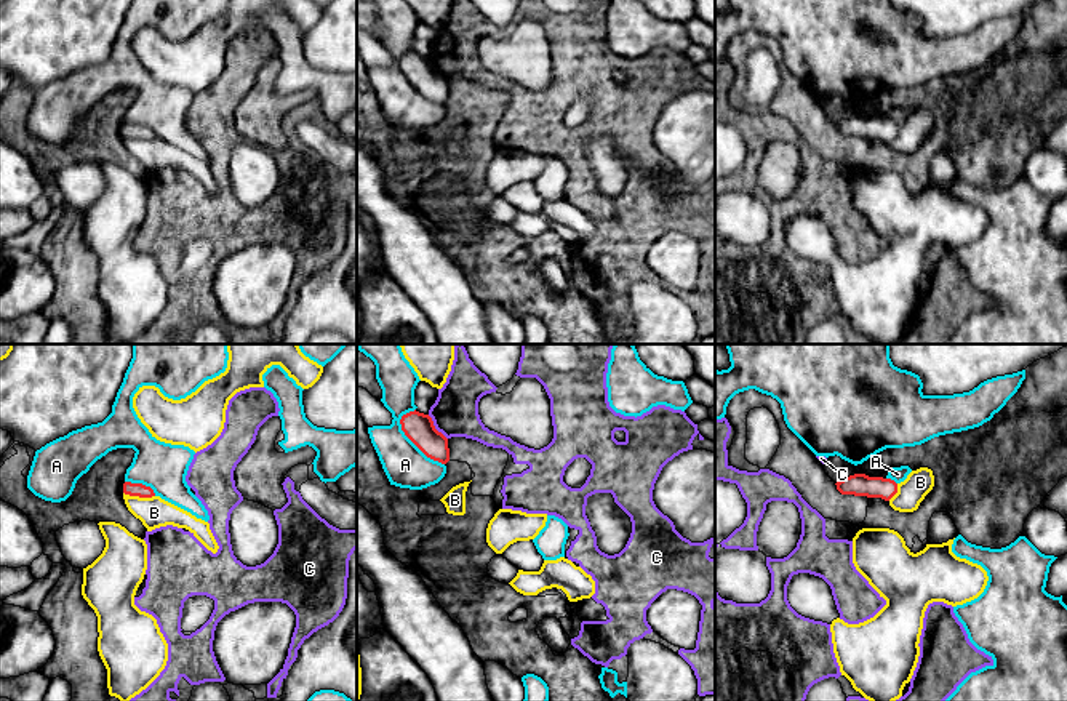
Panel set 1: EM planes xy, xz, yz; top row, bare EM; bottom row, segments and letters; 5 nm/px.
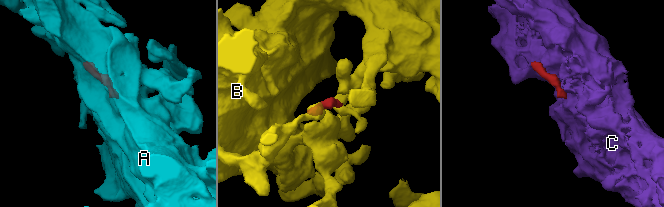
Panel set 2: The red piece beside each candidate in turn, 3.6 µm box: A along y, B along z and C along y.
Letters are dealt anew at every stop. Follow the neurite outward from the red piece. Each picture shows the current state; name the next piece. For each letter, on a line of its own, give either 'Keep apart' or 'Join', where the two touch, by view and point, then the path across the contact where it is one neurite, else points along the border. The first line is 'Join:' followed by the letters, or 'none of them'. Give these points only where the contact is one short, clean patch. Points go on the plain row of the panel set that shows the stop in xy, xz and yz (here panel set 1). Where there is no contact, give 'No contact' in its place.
Join: none of them
A: Keep apart. Touches red at xz (415, 85)
B: Keep apart. Touches red at xy (139, 138). Boundary: xy (123, 133), (133, 138), (154, 138)
C: Keep apart. Touches red at xz (434, 69)

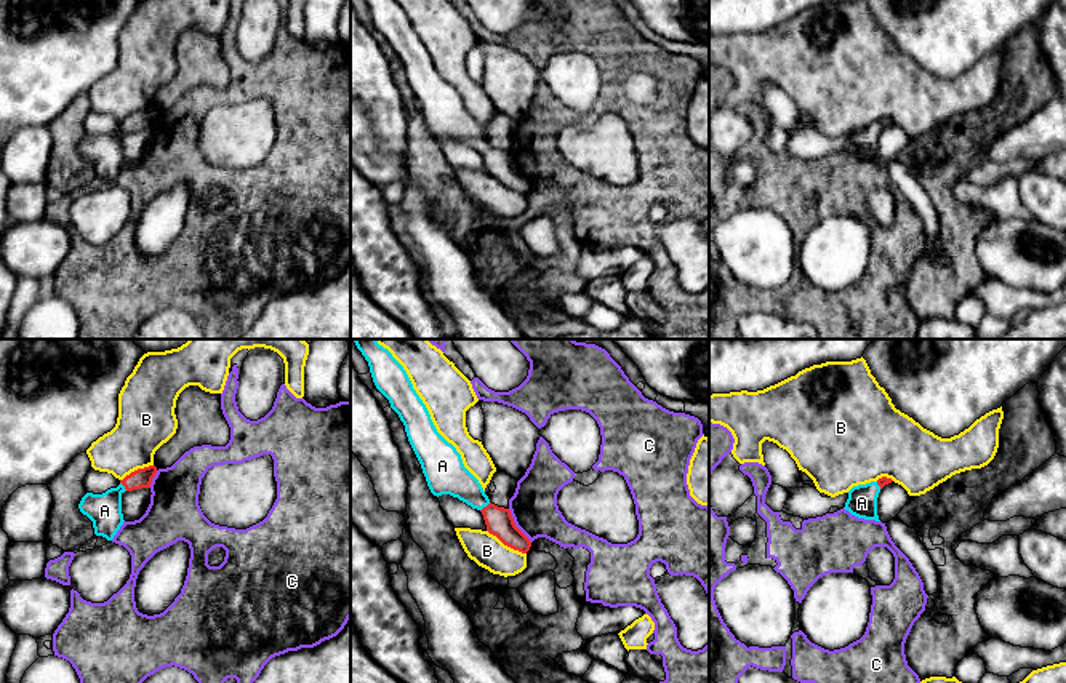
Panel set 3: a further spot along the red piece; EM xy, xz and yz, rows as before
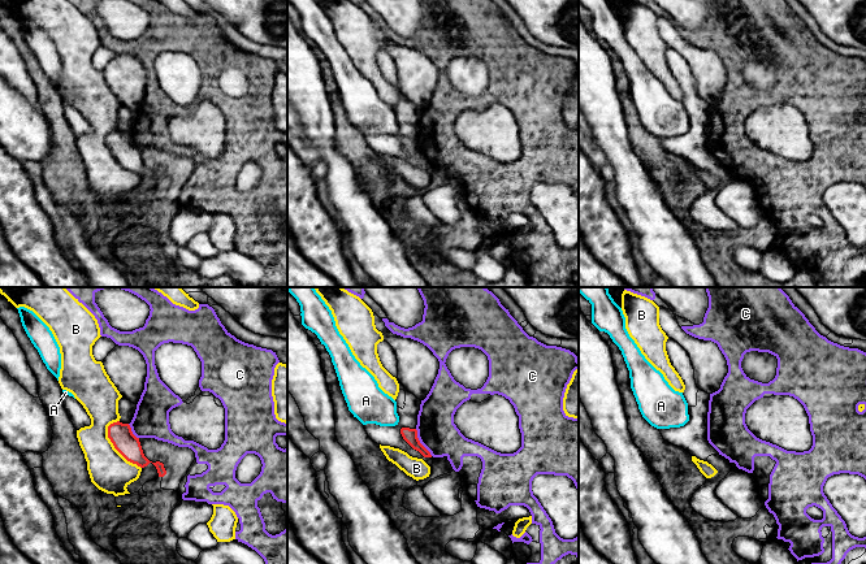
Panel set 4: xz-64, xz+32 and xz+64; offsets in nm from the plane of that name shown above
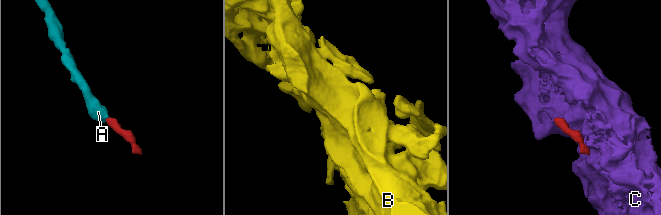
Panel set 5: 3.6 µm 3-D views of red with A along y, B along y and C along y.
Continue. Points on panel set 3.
Join: A
A: Join. Touches red at xz (487, 147). Path across: xz (498, 162), (487, 147), (448, 117)
B: Keep apart. Touches red at xz (506, 186)
C: Keep apart. Touches red at xz (516, 168)

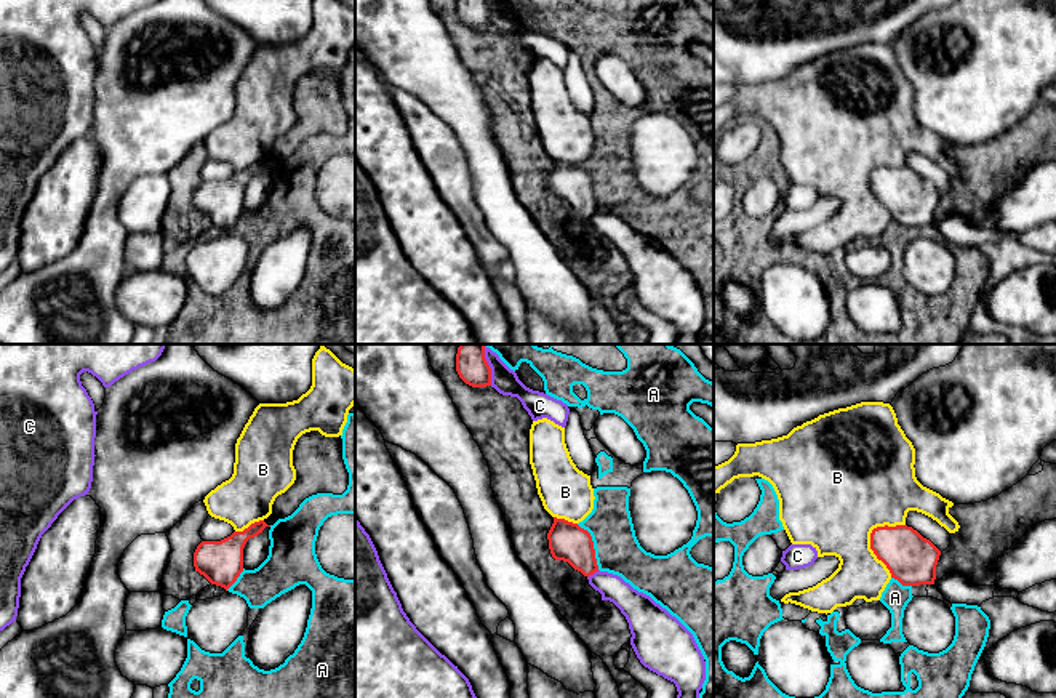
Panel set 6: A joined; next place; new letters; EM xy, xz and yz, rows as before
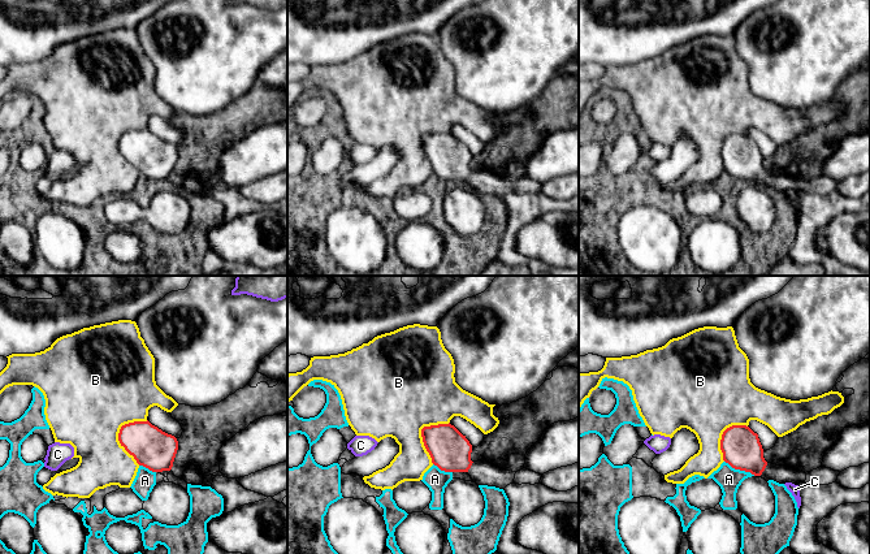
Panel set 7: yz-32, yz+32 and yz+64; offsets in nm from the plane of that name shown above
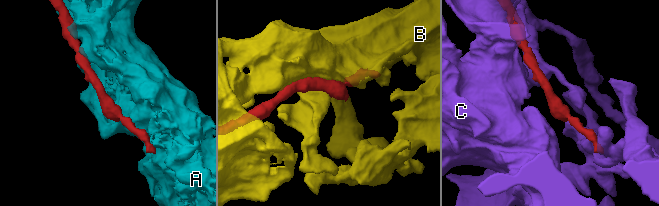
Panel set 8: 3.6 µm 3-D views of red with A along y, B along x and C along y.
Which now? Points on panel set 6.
Join: none of them
A: Keep apart. Touches red at xz (592, 186)
B: Keep apart. Touches red at yz (871, 180)
C: Keep apart. Touches red at xz (490, 13)

